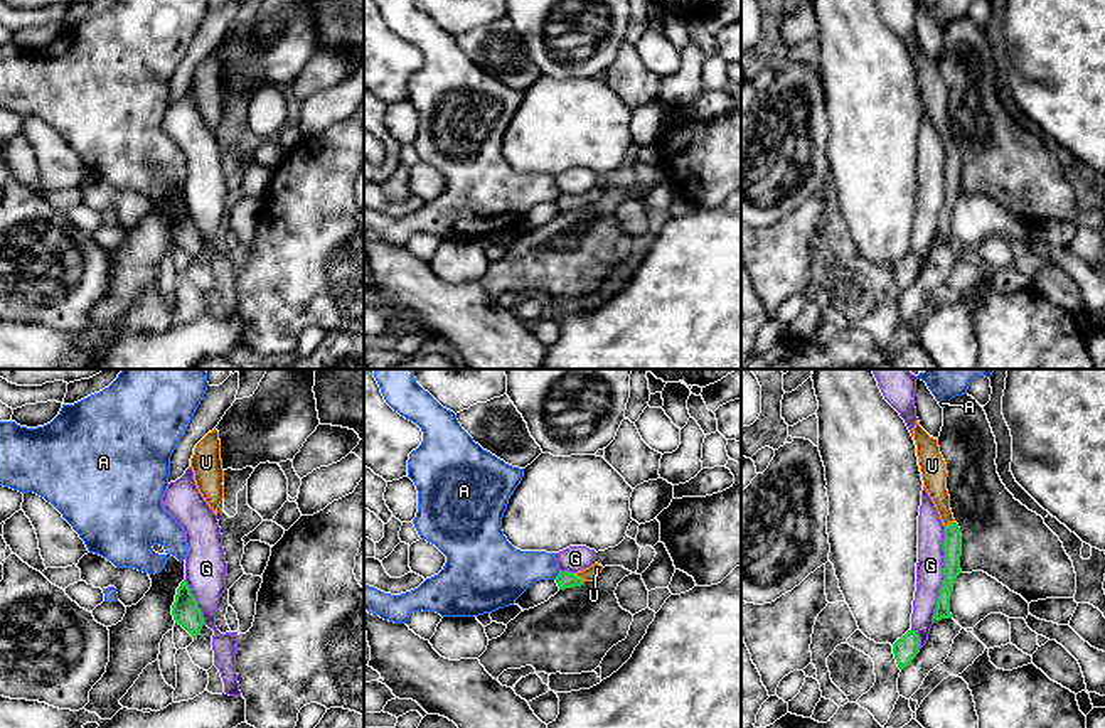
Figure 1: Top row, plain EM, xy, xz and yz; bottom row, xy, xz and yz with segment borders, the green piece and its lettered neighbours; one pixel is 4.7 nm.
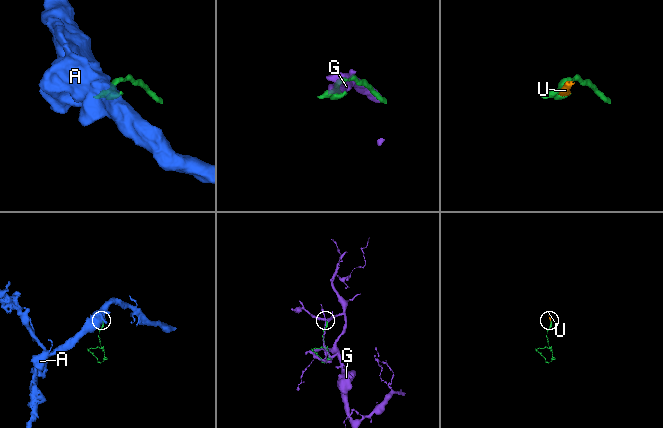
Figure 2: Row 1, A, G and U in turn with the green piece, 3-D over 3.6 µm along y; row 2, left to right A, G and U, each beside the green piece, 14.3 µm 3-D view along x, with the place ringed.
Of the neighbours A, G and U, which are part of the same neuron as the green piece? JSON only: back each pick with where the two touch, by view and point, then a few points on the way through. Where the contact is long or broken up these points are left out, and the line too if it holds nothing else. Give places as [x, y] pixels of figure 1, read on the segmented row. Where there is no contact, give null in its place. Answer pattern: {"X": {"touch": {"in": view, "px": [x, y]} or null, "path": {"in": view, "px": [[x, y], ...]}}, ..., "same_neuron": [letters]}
{"U": {"touch": {"in": "xz", "px": [576, 577]}, "path": {"in": "xz", "px": [[565, 578], [576, 577], [593, 572]]}}, "same_neuron": ["U"]}

